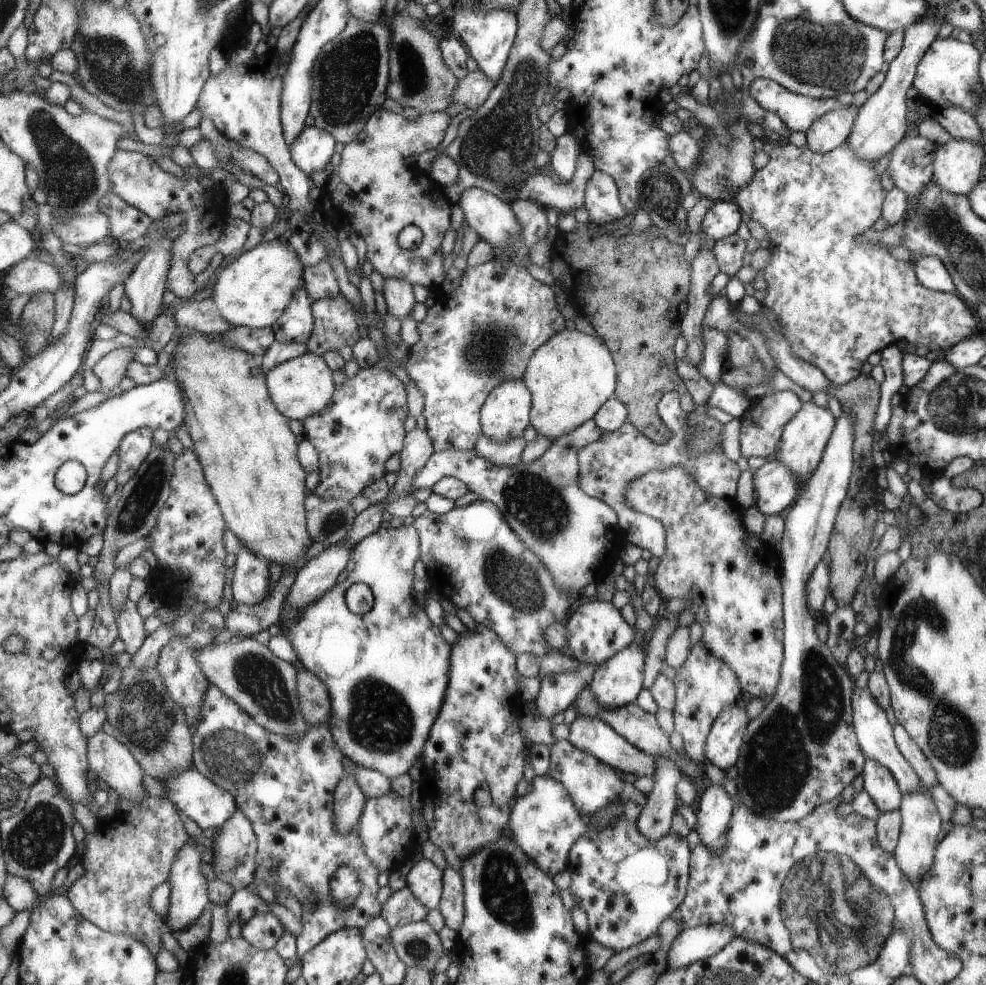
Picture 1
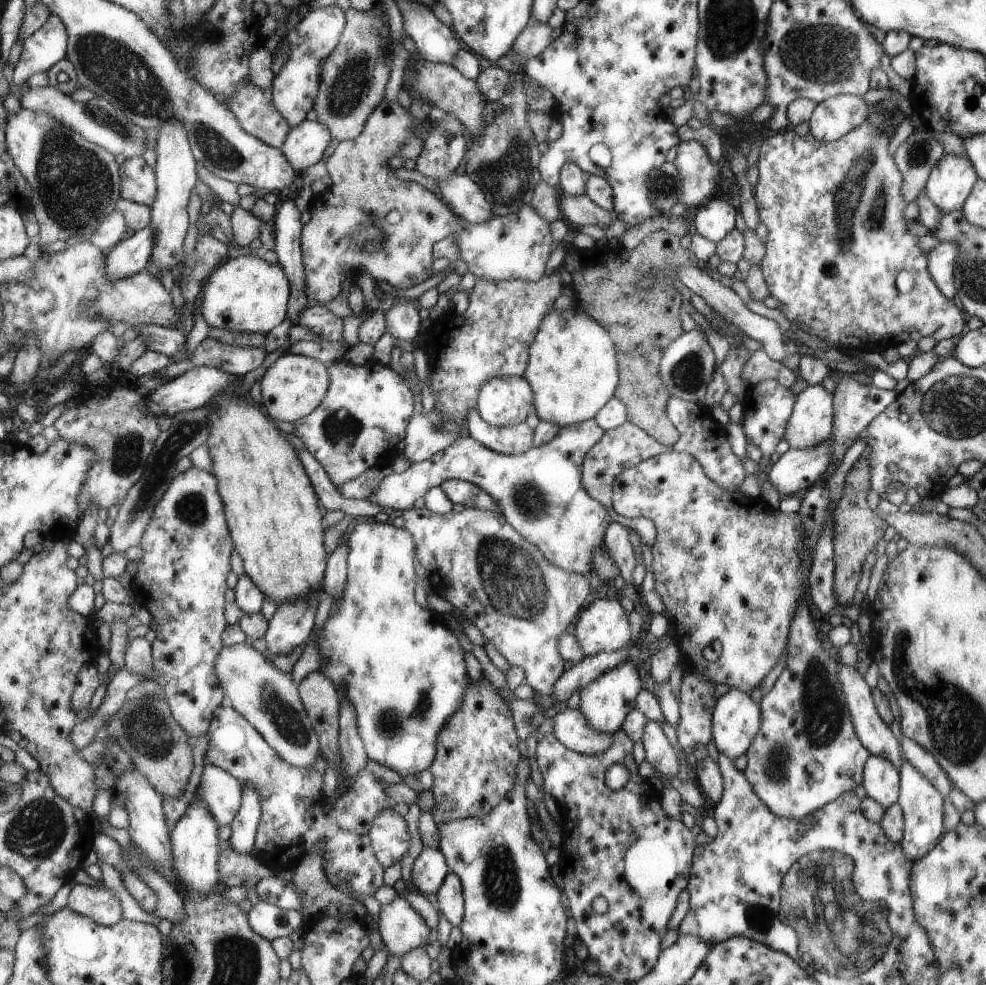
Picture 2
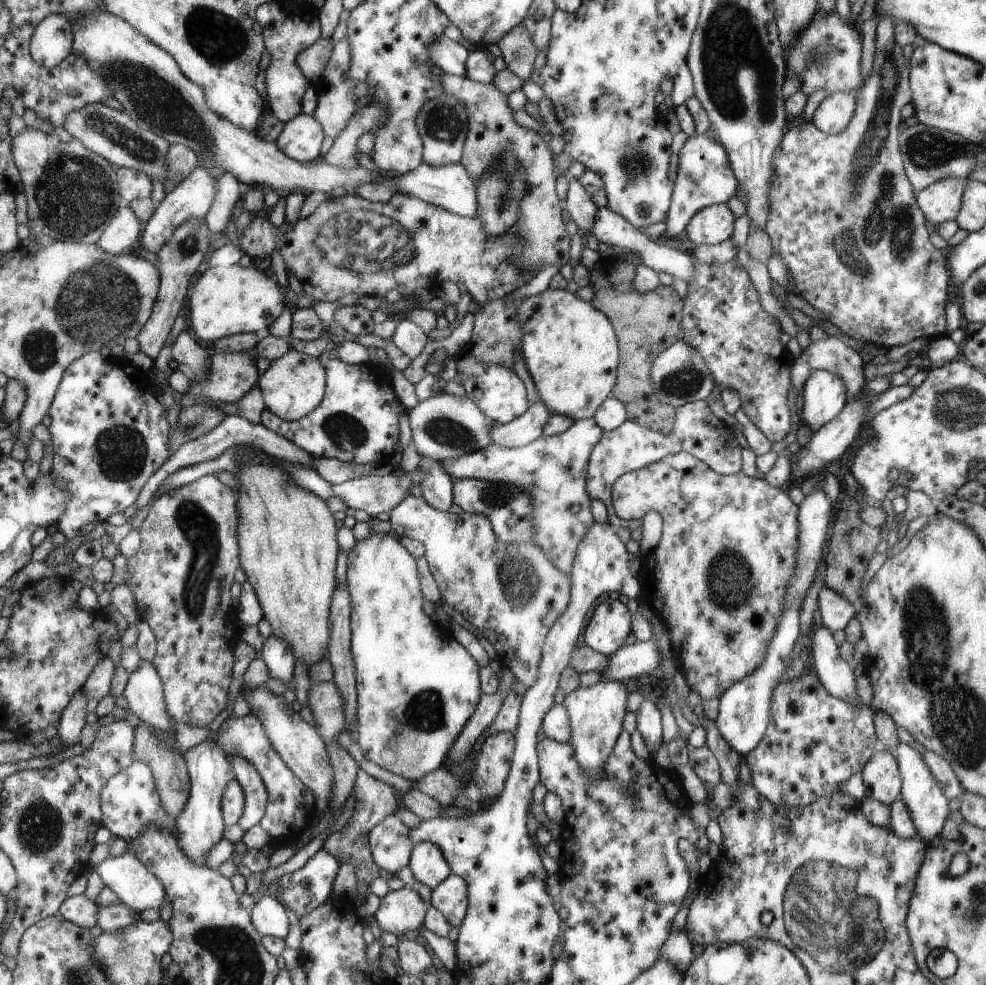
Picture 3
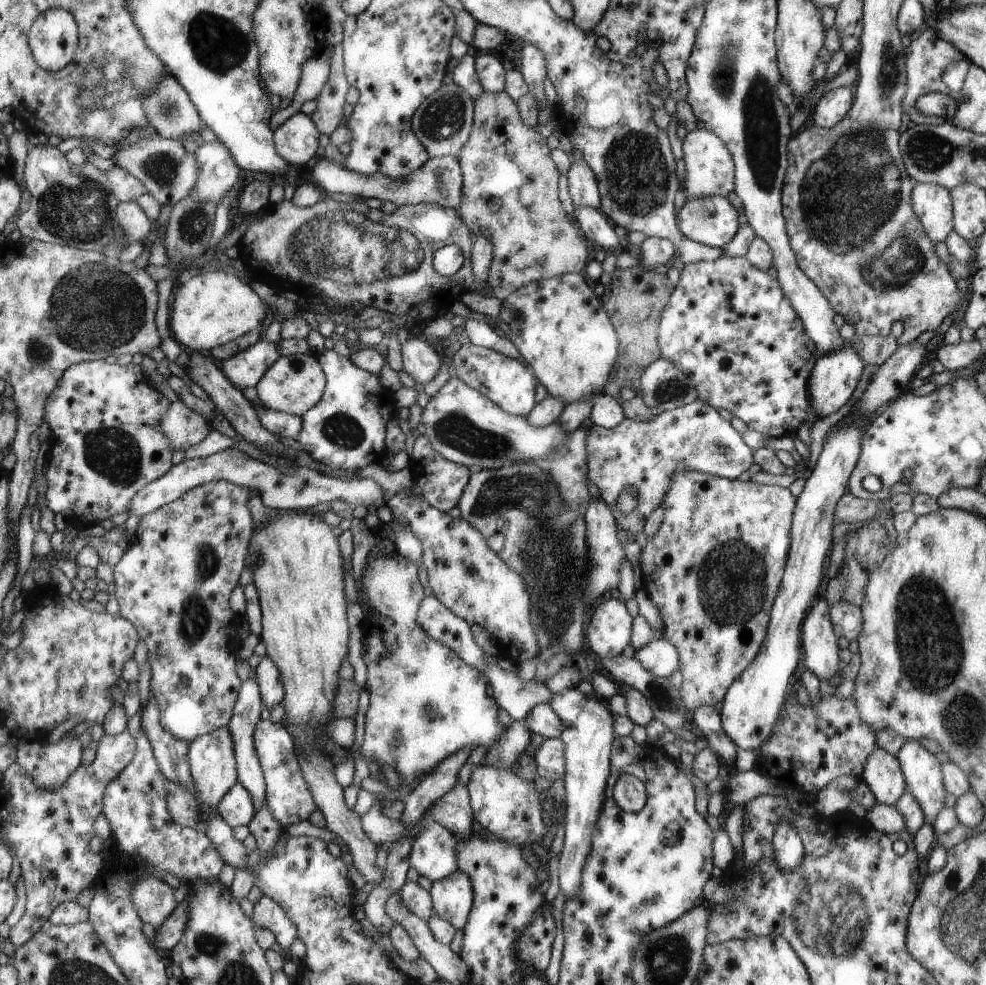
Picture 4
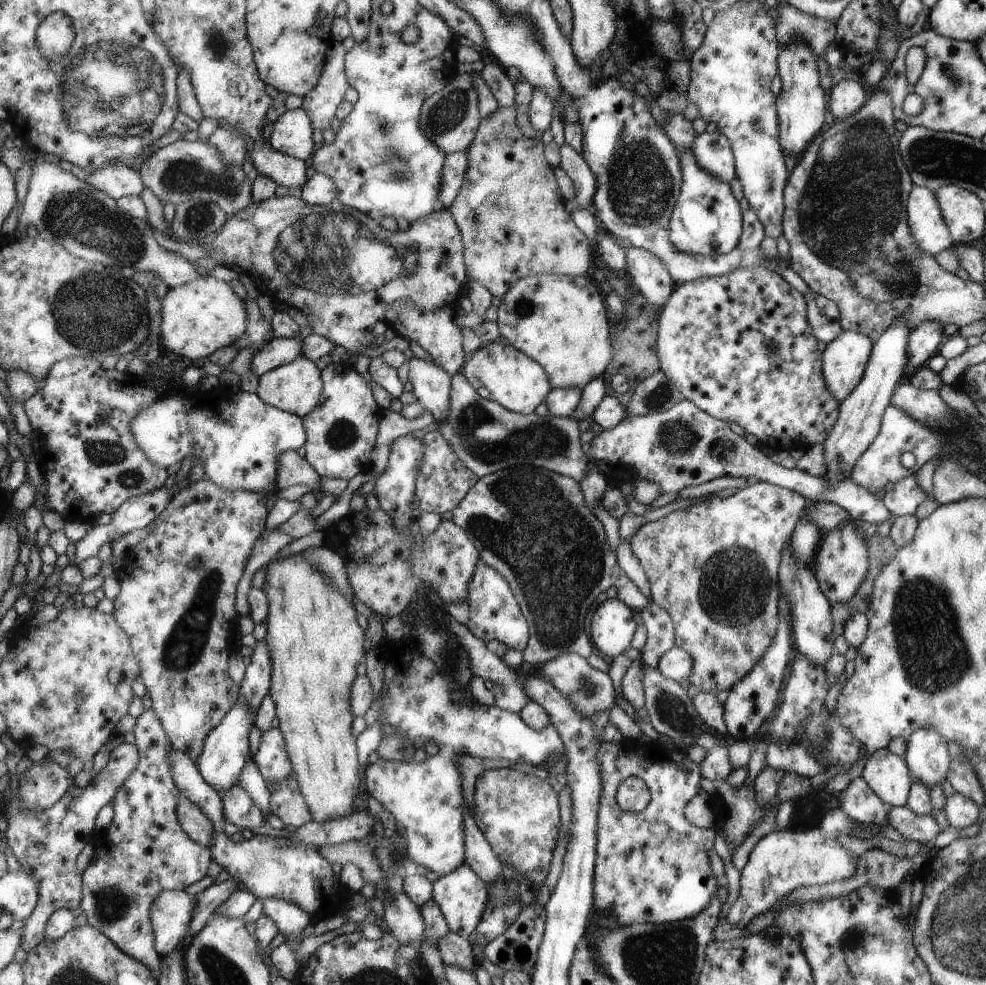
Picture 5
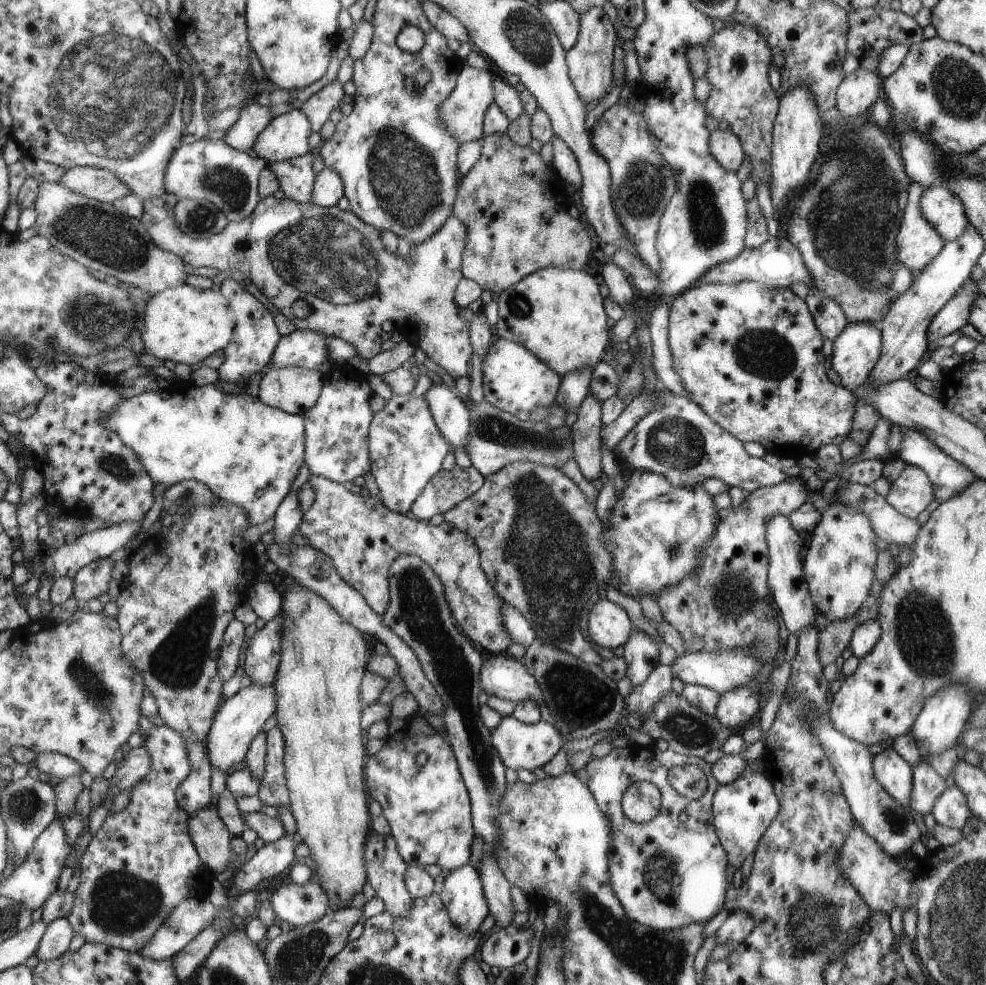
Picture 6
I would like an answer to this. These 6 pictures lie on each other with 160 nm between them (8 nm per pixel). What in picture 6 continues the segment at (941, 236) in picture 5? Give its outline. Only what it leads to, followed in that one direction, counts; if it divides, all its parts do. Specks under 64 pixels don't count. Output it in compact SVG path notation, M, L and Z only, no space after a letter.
M920 184L910 186L906 212L903 213L895 245L899 262L917 272L929 264L946 243L922 215L919 203L923 191Z

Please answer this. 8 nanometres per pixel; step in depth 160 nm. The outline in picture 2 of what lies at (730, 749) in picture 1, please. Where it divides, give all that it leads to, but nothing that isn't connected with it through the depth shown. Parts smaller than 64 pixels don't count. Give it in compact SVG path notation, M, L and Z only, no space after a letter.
M730 689L725 694L718 696L712 714L711 729L716 750L731 760L745 754L751 741L754 740L754 736L758 733L761 720L762 715L759 705L749 698L748 693Z

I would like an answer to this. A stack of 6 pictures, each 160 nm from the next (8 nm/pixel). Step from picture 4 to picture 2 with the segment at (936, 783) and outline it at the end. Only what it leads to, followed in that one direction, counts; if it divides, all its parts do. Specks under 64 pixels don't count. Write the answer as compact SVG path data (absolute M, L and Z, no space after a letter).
M905 756L902 758L902 765L899 770L900 788L898 790L899 806L902 807L902 815L904 823L902 826L902 840L899 844L901 850L907 859L913 861L919 860L921 857L930 852L934 848L937 840L943 834L944 826L941 824L941 800L942 793L919 771L916 771Z

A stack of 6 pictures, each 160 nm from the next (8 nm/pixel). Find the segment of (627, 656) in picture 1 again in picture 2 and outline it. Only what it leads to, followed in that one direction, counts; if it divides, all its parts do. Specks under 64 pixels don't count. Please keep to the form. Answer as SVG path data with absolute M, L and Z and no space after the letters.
M629 660L623 661L607 672L600 674L589 685L585 685L579 693L581 711L588 722L588 725L598 733L613 733L621 728L626 714L634 708L636 696L641 690L641 680L637 669Z

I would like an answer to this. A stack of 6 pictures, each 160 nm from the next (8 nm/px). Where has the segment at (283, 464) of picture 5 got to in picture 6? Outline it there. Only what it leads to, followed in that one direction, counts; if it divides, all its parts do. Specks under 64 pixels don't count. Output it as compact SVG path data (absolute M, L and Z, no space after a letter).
M310 475L309 486L314 492L314 501L303 514L299 534L308 540L308 544L320 550L323 555L332 560L337 574L354 588L369 605L369 608L380 617L387 610L389 591L386 579L390 562L399 555L415 555L427 563L438 575L445 590L447 604L458 628L471 642L479 644L493 654L501 654L512 640L504 629L501 610L502 601L494 590L494 585L486 577L481 567L481 553L474 545L474 539L467 532L452 527L447 521L435 526L411 516L402 515L387 510L376 497L362 497L343 488L341 483Z

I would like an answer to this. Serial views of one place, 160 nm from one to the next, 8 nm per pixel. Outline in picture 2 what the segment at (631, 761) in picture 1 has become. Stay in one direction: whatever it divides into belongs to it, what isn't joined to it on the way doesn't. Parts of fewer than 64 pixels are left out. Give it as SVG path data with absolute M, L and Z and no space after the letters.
M565 709L555 712L553 734L569 750L584 755L601 754L612 743L613 733L598 733L592 729L584 714L577 709Z

